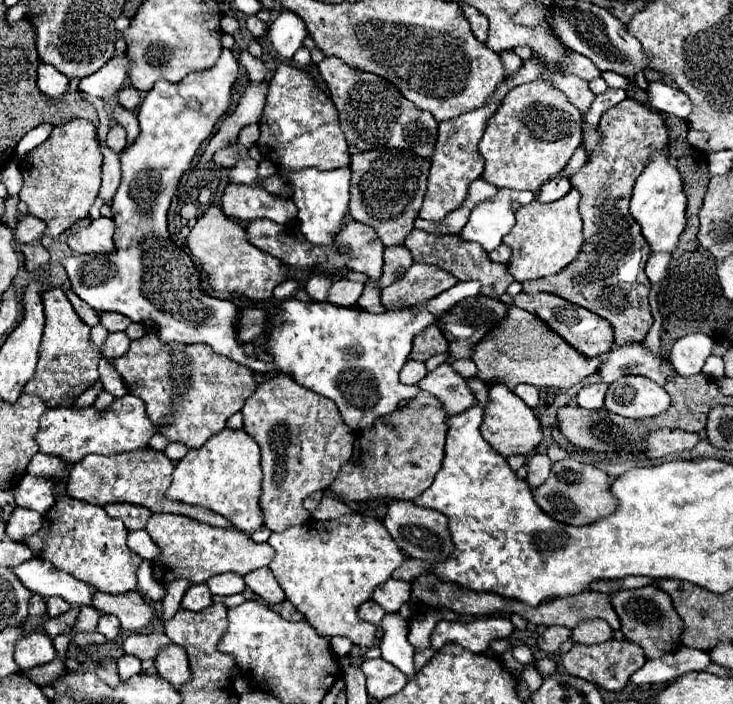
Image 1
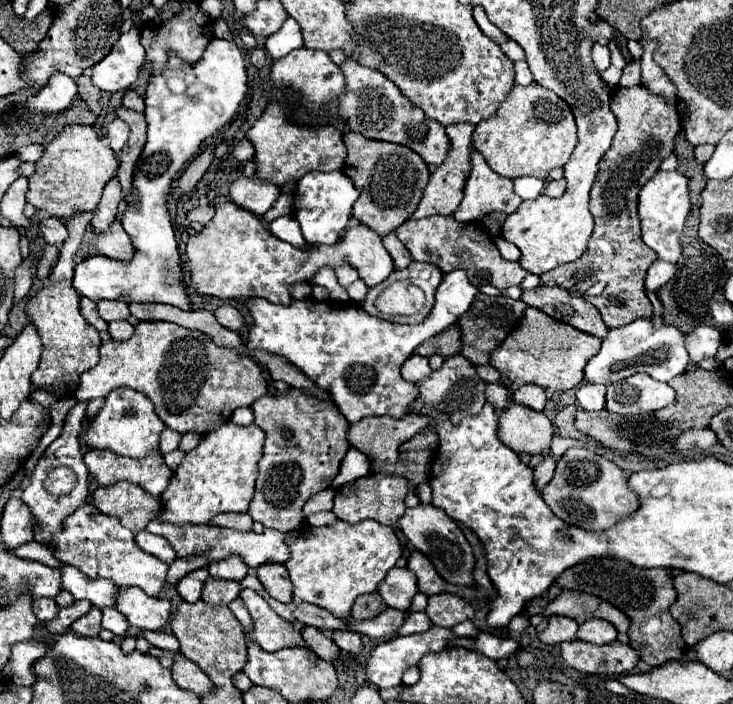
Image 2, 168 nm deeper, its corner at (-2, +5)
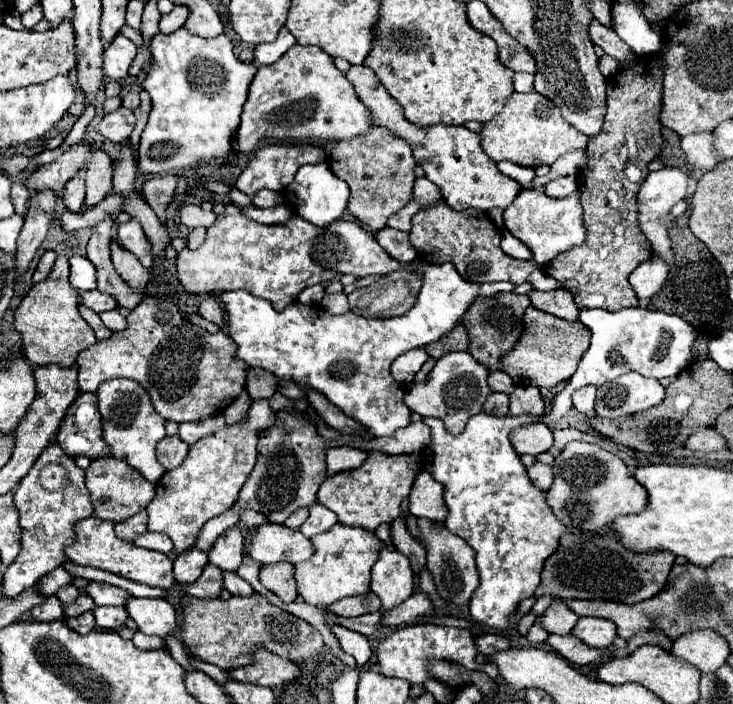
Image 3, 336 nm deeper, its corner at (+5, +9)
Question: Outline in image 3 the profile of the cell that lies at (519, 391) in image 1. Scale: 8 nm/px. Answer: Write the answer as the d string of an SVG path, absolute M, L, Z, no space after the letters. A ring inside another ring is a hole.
M516 386L514 392L510 394L510 414L512 416L520 416L520 414L542 416L544 402L542 402L540 390L536 386Z

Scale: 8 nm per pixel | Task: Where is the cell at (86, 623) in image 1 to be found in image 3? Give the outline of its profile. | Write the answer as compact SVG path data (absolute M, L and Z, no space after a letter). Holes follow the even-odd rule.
M84 612L84 614L76 616L76 618L66 618L66 624L68 624L72 630L76 630L78 634L88 634L88 632L92 632L92 630L96 628L96 624L94 624L94 614L92 614L92 612Z

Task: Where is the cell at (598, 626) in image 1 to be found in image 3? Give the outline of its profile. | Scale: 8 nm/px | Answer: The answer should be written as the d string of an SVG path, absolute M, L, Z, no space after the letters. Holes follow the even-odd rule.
M578 618L572 634L578 636L590 648L604 650L612 646L616 638L616 624L606 618Z

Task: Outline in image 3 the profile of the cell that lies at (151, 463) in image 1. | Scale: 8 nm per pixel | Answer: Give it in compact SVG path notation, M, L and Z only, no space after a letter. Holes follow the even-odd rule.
M244 510L244 514L240 516L240 520L244 522L244 526L260 526L260 524L266 524L268 518L260 512L254 512L254 510Z

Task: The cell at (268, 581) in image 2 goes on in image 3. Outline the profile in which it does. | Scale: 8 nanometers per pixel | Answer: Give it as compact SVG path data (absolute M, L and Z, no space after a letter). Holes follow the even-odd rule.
M268 564L260 570L260 582L280 596L284 602L292 602L298 598L298 588L294 580L292 564Z

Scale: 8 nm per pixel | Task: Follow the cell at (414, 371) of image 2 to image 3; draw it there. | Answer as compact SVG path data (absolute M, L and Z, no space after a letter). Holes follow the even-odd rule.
M414 348L410 352L404 352L404 356L398 356L392 362L394 380L400 384L410 384L426 360L428 360L428 352L424 348Z

